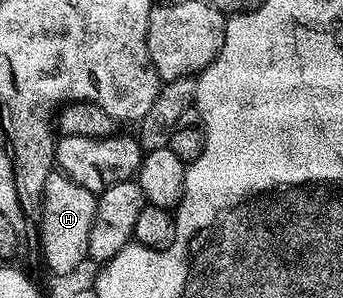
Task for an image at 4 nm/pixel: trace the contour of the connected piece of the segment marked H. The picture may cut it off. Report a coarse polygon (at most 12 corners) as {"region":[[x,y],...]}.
{"region":[[50,172],[41,254],[65,278],[89,258],[98,195]]}

